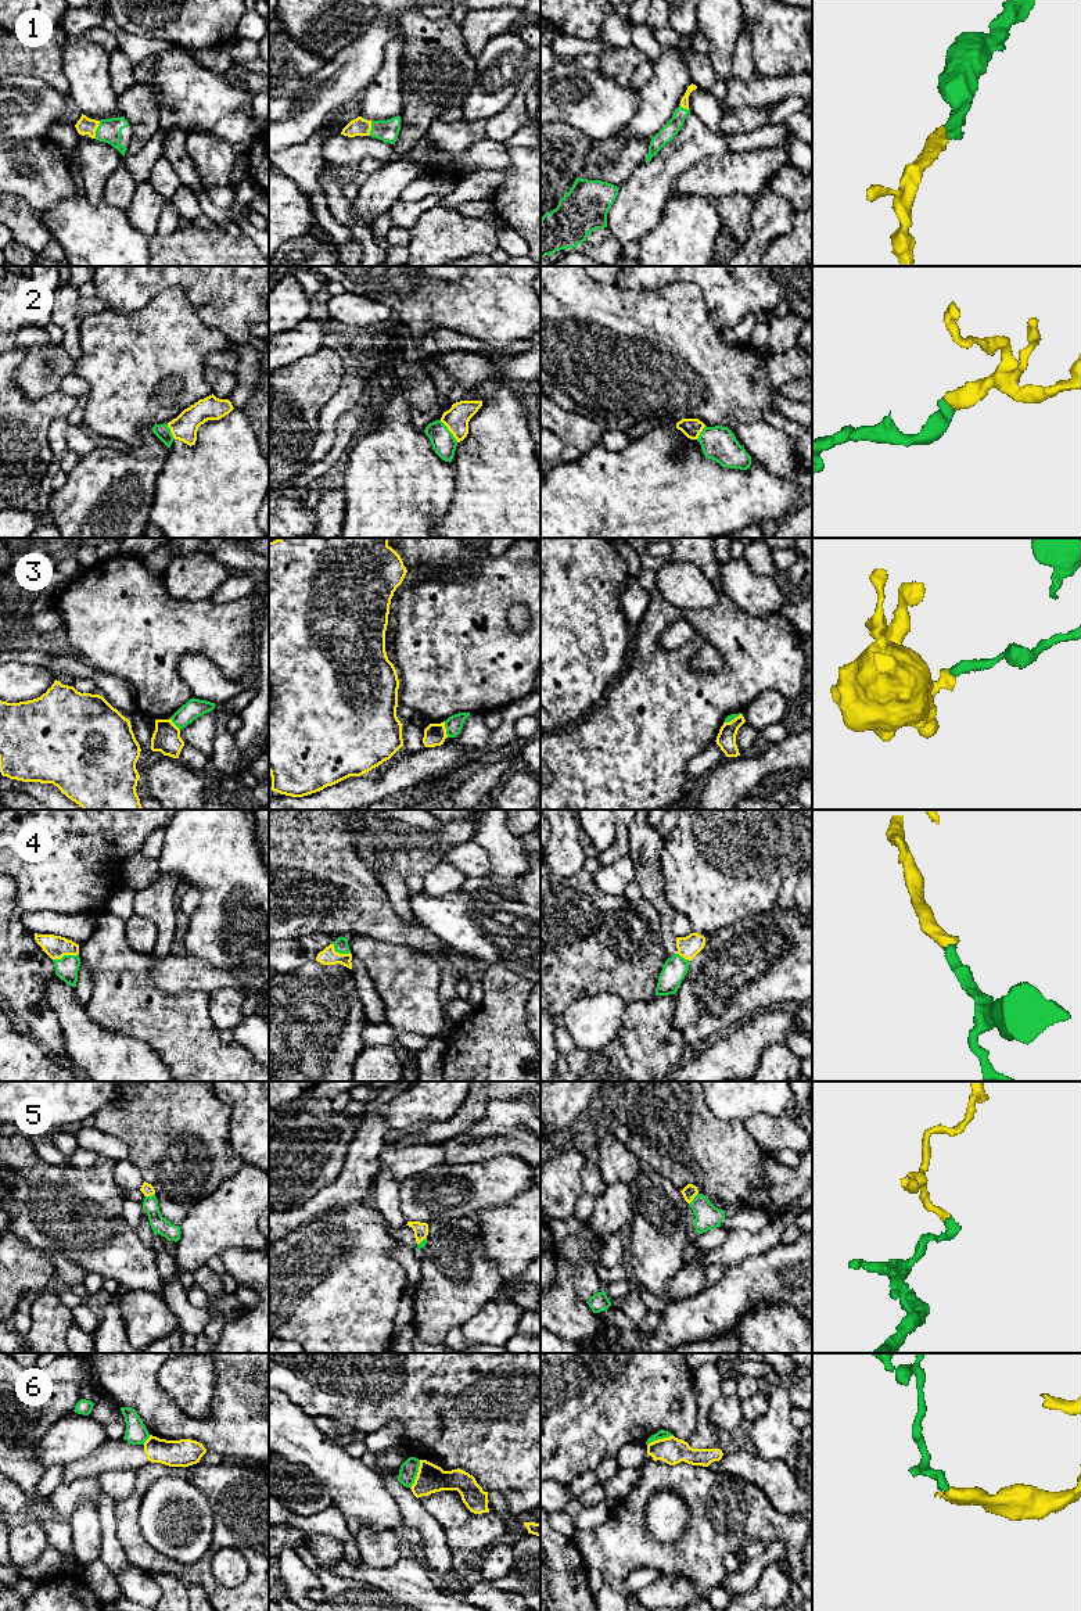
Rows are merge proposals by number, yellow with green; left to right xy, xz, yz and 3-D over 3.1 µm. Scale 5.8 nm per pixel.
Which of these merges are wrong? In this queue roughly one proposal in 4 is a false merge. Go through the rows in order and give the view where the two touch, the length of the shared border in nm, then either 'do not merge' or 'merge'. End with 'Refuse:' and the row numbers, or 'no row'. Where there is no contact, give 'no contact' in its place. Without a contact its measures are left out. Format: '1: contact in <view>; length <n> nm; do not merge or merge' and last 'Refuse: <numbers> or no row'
1: contact in xy; length 110 nm; merge
2: contact in xz; length 170 nm; merge
3: contact in xz; length 100 nm; do not merge
4: contact in xy; length 160 nm; merge
5: contact in yz; length 90 nm; do not merge
6: contact in xz; length 180 nm; do not merge
Refuse: 3, 5, 6

